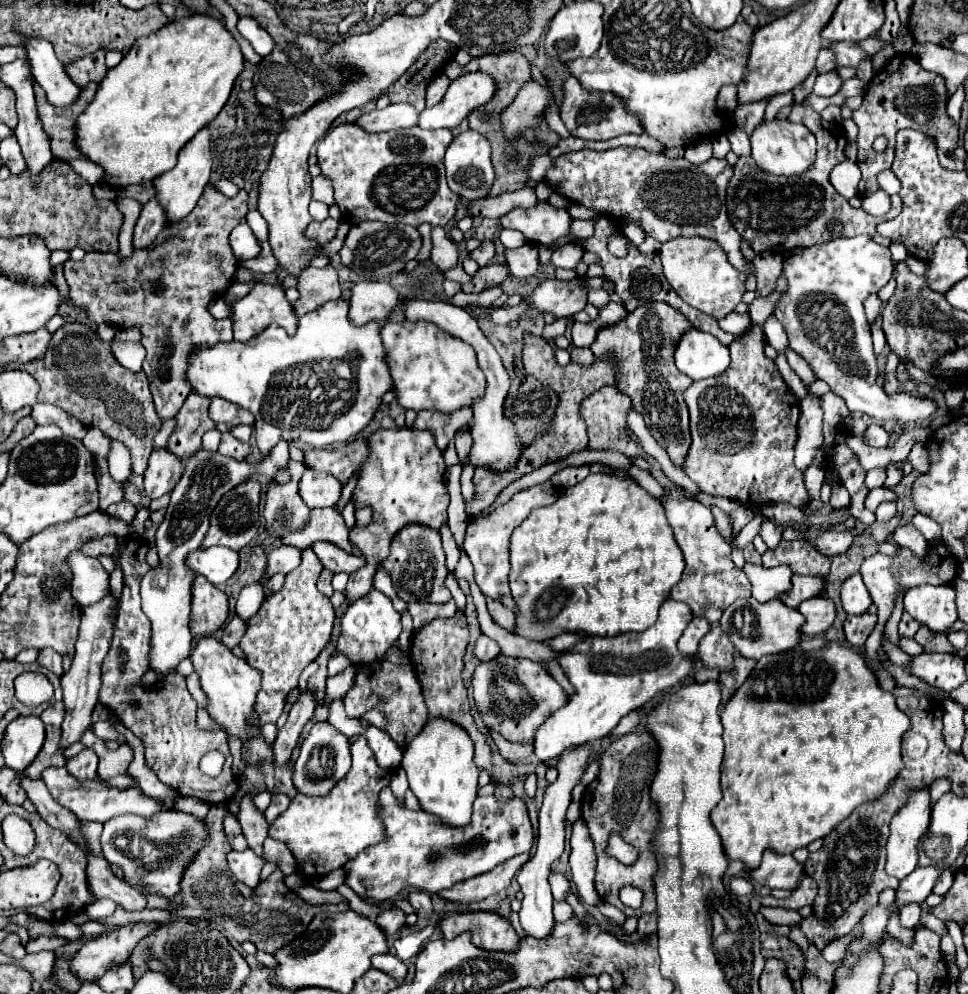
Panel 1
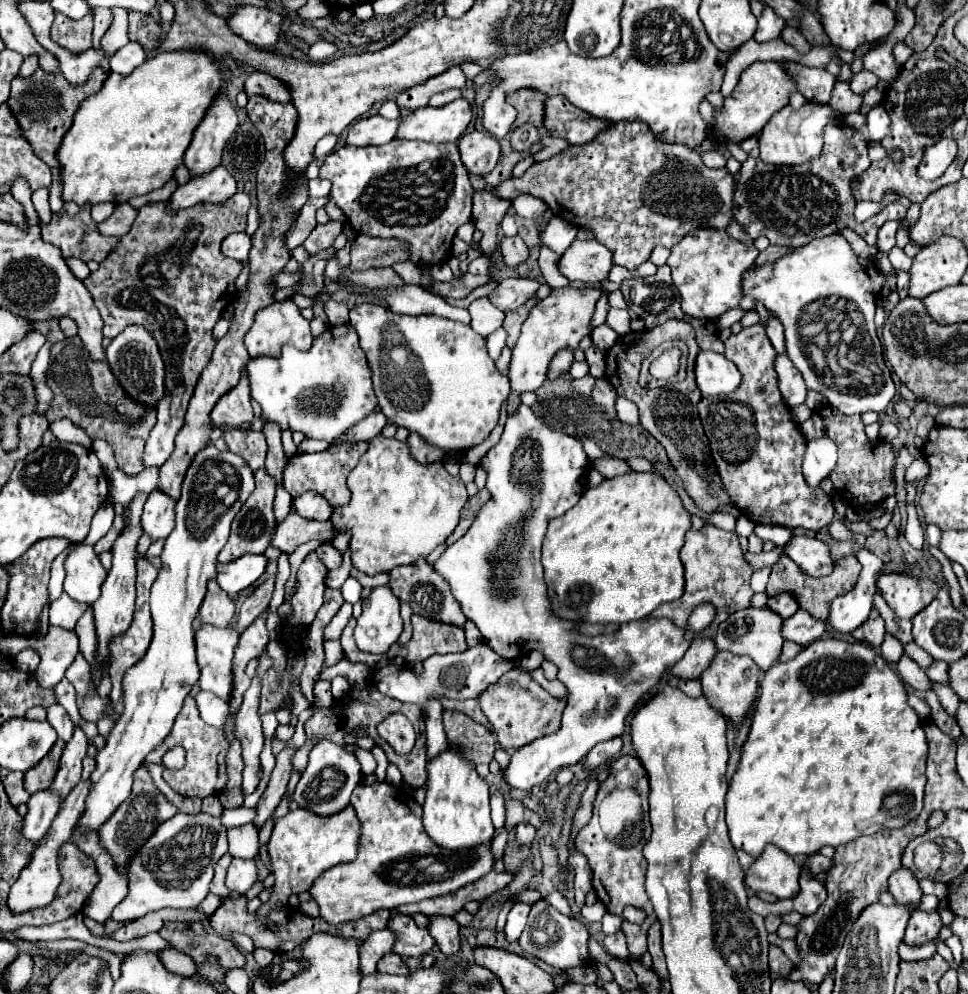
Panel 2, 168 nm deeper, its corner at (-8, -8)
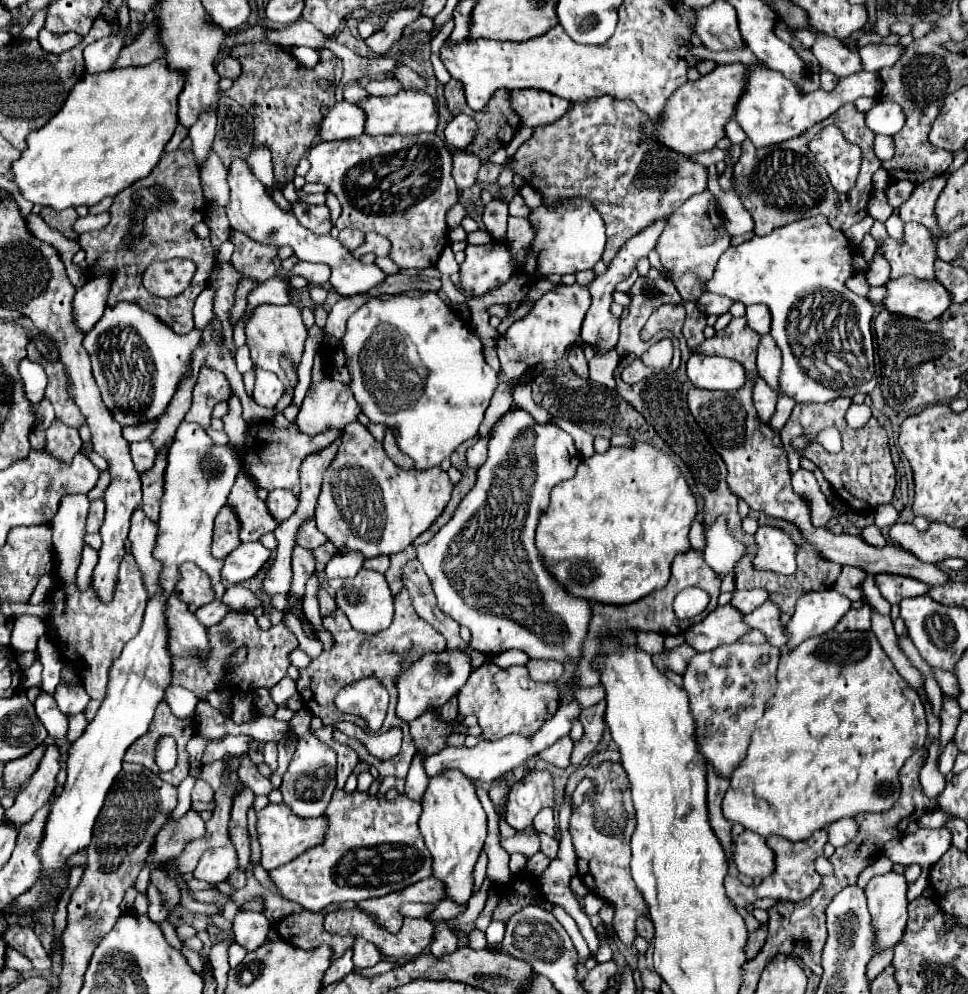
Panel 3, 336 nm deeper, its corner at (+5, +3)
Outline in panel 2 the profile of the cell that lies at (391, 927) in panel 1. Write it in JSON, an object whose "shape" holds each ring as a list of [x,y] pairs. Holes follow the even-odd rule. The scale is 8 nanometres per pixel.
{"shape":[[[380,929],[370,933],[370,937],[360,947],[360,973],[364,977],[376,971],[376,963],[380,961],[384,953],[392,951],[392,941],[396,939],[390,929]]]}

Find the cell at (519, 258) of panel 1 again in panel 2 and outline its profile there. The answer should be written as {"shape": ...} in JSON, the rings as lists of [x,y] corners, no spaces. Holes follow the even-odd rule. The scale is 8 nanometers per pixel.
{"shape":[[[518,235],[516,237],[502,237],[498,247],[504,257],[504,263],[510,267],[518,267],[528,257],[528,247],[524,245],[524,241]]]}

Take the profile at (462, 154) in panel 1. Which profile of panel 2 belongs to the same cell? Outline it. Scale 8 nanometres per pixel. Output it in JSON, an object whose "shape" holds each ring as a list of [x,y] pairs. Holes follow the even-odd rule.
{"shape":[[[474,129],[474,131],[464,133],[458,147],[460,147],[462,163],[468,167],[468,171],[480,177],[492,171],[500,157],[500,145],[488,131]]]}

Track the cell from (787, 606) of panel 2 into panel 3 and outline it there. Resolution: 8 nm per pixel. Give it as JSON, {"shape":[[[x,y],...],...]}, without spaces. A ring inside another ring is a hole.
{"shape":[[[753,588],[753,590],[737,590],[735,596],[733,596],[733,600],[731,600],[731,604],[737,610],[741,610],[743,614],[749,614],[749,612],[753,612],[755,608],[759,608],[767,600],[769,600],[767,590]]]}

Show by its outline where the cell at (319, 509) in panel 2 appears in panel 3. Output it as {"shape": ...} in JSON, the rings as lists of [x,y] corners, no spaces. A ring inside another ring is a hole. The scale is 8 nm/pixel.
{"shape":[[[271,490],[269,498],[265,500],[269,512],[279,518],[279,520],[287,520],[299,506],[299,496],[295,496],[291,490]]]}

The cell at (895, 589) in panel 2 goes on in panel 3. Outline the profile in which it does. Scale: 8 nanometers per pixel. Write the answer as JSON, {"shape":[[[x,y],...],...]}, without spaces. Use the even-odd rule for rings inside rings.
{"shape":[[[879,574],[875,576],[875,584],[881,592],[881,596],[889,604],[899,604],[903,598],[909,596],[921,596],[927,594],[929,586],[907,576],[895,576],[895,574]]]}

